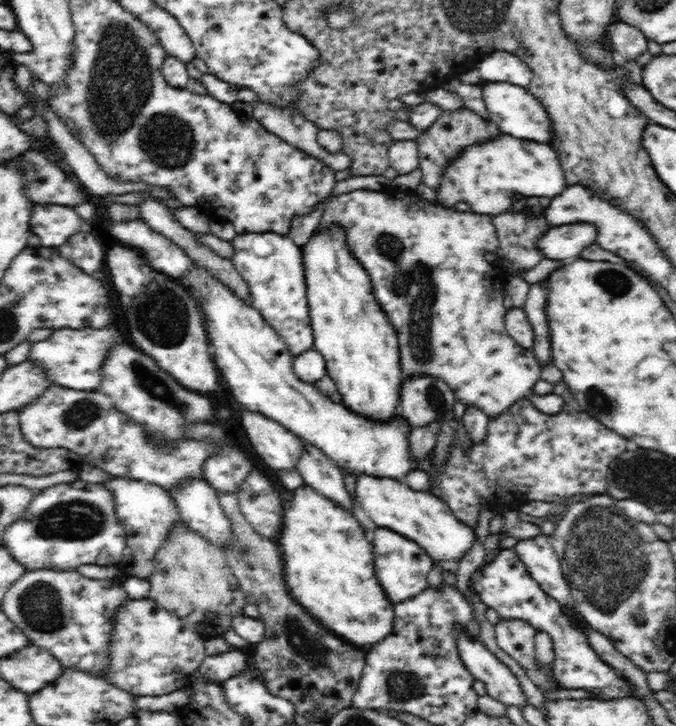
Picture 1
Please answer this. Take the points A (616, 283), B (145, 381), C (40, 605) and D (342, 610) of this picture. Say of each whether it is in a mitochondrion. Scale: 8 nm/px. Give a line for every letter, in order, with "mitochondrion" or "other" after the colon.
A: mitochondrion
B: mitochondrion
C: mitochondrion
D: other

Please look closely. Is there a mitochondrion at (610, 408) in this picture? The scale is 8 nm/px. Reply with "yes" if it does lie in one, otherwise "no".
yes

